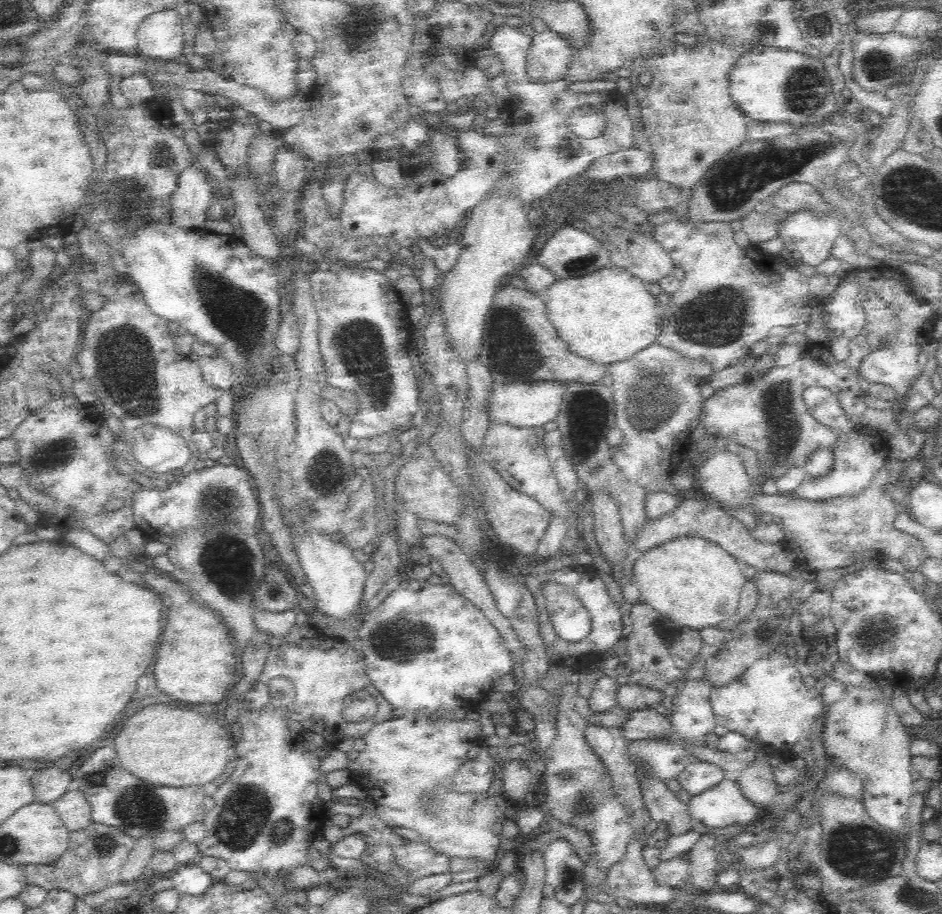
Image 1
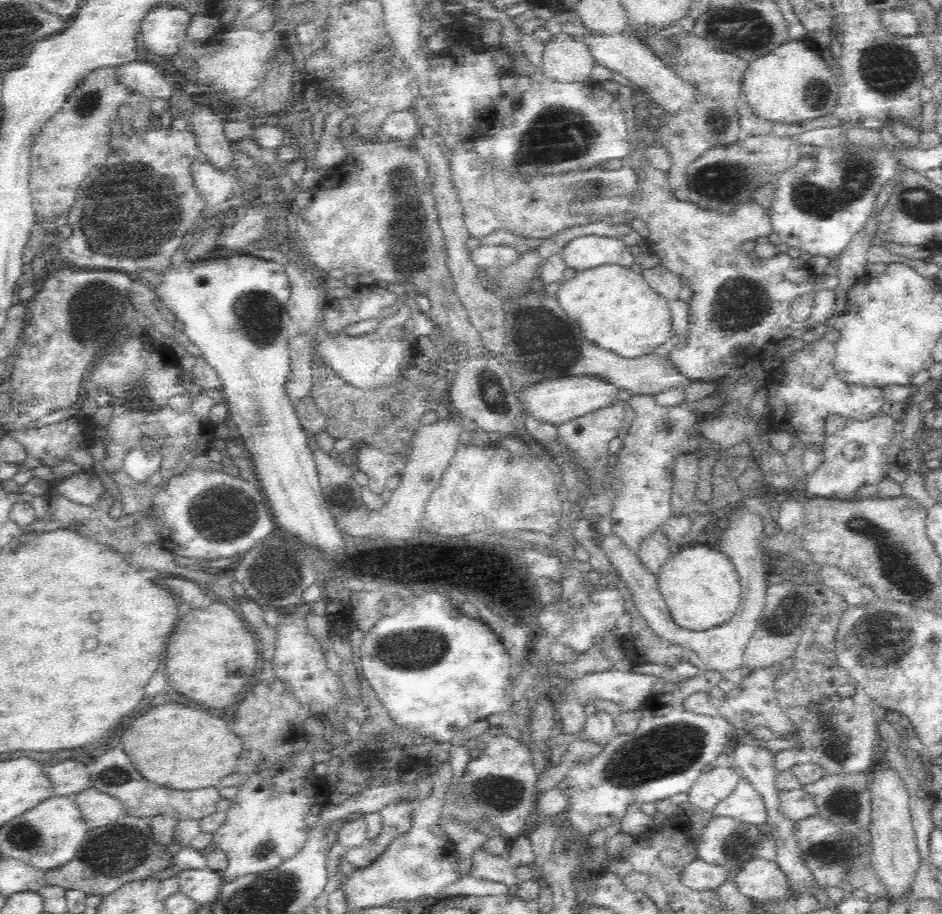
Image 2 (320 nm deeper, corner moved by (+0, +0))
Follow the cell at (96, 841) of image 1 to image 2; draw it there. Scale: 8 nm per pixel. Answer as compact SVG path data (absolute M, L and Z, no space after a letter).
M124 814L110 825L89 829L77 855L70 862L45 871L46 885L60 886L66 890L81 890L87 896L99 894L105 897L123 884L146 880L155 872L172 866L173 855L168 852L168 847L154 841L149 817L134 818Z

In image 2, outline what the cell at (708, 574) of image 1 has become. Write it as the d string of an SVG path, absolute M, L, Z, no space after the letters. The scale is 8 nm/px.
M685 543L657 575L658 589L671 618L682 629L699 632L729 622L741 602L740 578L726 554L708 546Z

